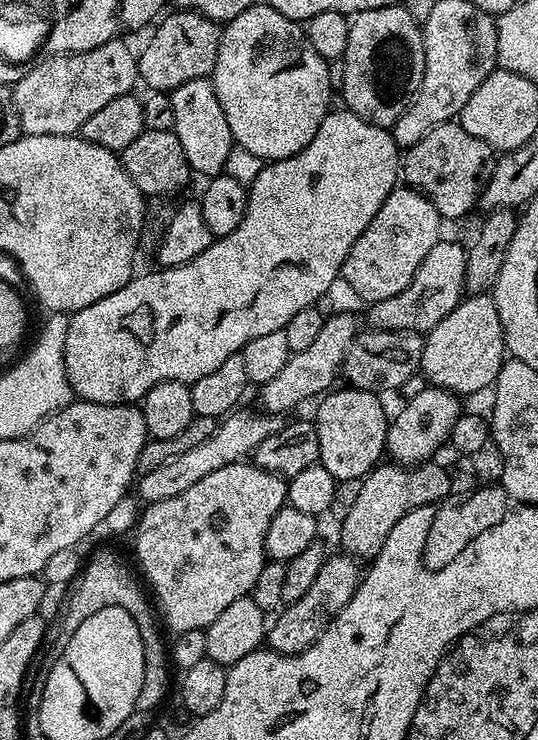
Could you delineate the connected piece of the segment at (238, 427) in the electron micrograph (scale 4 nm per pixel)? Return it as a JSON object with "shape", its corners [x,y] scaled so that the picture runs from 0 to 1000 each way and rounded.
{"shape":[[[441,554],[414,564],[403,572],[398,586],[390,586],[390,592],[383,592],[383,597],[316,619],[316,624],[301,624],[301,630],[294,630],[286,635],[266,639],[257,649],[260,670],[268,674],[266,680],[270,682],[292,681],[309,673],[323,673],[323,668],[338,668],[338,662],[353,662],[353,657],[361,657],[361,651],[375,651],[375,646],[383,646],[383,641],[398,641],[398,635],[413,635],[413,630],[448,626],[474,612],[480,597],[502,592],[502,586],[509,586],[524,576],[519,561],[454,555]]]}

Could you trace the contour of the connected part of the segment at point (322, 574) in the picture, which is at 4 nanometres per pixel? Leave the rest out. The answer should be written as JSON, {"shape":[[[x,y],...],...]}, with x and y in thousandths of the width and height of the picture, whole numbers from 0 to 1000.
{"shape":[[[645,749],[630,750],[612,750],[599,770],[591,770],[591,781],[584,781],[576,797],[569,797],[554,814],[522,820],[511,834],[515,838],[496,845],[494,870],[504,880],[526,886],[550,886],[556,881],[567,881],[600,857],[606,845],[639,823],[643,814],[658,808],[673,782],[671,764]]]}

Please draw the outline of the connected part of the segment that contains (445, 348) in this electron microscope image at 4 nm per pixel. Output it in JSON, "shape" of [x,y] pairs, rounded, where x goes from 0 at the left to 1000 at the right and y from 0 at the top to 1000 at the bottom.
{"shape":[[[913,399],[870,400],[857,404],[855,411],[807,446],[799,446],[788,454],[788,472],[784,473],[784,489],[781,503],[805,524],[827,524],[831,530],[844,530],[857,538],[877,535],[898,524],[913,526],[926,511],[928,501],[941,488],[941,472],[937,468],[937,447],[933,446],[933,430],[926,430],[926,414]]]}

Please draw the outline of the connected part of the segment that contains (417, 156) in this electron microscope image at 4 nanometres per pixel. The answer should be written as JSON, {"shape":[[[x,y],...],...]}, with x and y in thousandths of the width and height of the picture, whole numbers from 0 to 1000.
{"shape":[[[835,165],[807,170],[784,192],[757,201],[747,211],[747,238],[764,253],[781,259],[814,284],[827,297],[848,297],[862,292],[879,280],[887,280],[892,261],[900,258],[911,235],[918,230],[924,207],[896,186],[859,176],[851,165]]]}

